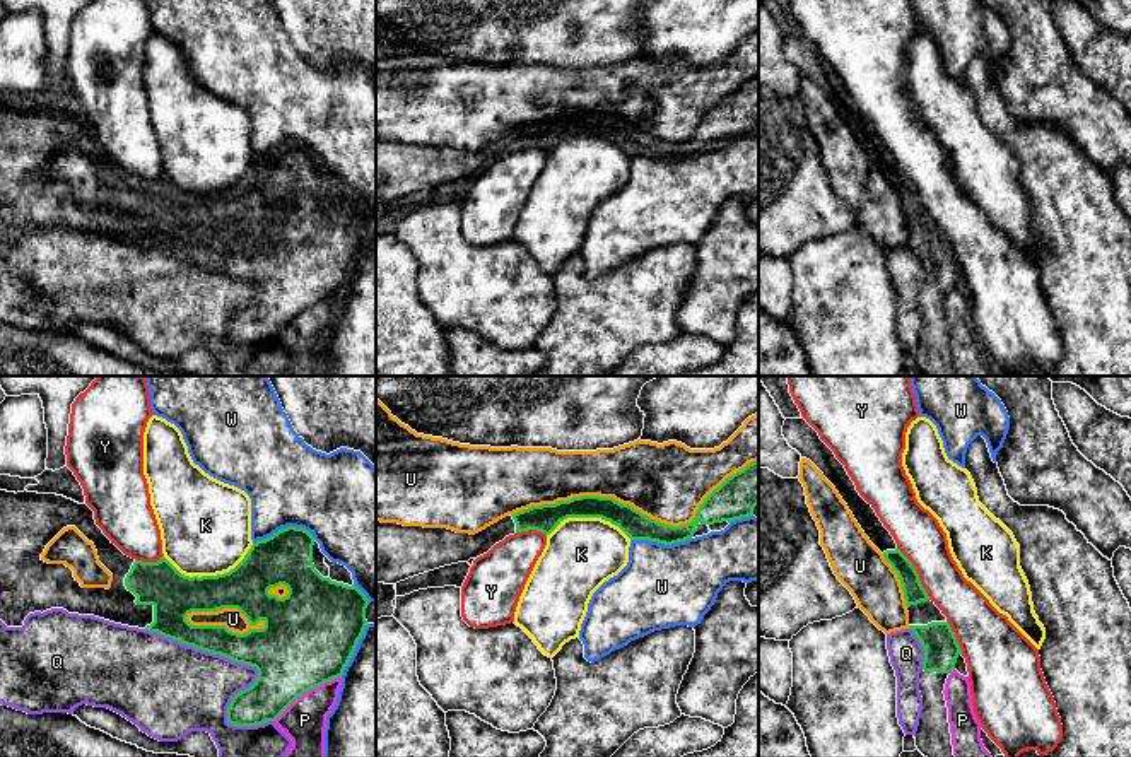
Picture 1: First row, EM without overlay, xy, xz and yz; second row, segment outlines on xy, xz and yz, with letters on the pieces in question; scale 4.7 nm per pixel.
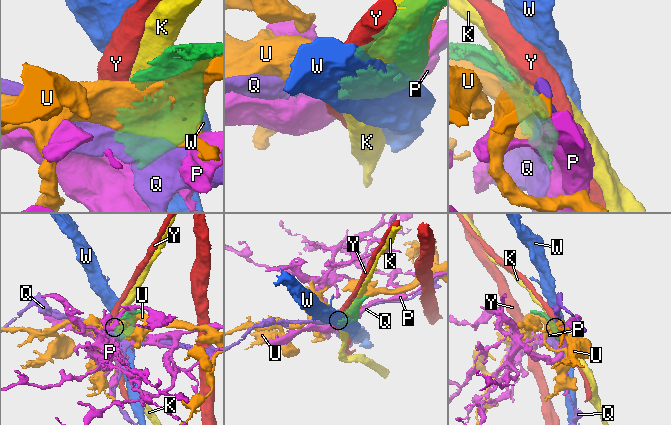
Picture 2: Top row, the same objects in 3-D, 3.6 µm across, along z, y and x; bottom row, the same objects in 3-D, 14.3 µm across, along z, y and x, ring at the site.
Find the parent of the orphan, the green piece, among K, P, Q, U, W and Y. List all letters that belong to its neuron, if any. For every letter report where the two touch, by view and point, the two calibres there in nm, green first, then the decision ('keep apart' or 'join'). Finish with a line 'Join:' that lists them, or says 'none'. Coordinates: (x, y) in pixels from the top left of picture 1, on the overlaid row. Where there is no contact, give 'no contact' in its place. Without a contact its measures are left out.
K: xy (209, 576) | 220/440 nm | keep apart
P: xy (306, 691) | 440/200 nm | keep apart
Q: xy (251, 665) | 400/300 nm | keep apart
U: xz (638, 511) | 130/360 nm | keep apart
W: xy (284, 528) | 260/400 nm | keep apart
Y: yz (916, 573) | 100/220 nm | keep apart
Join: none

